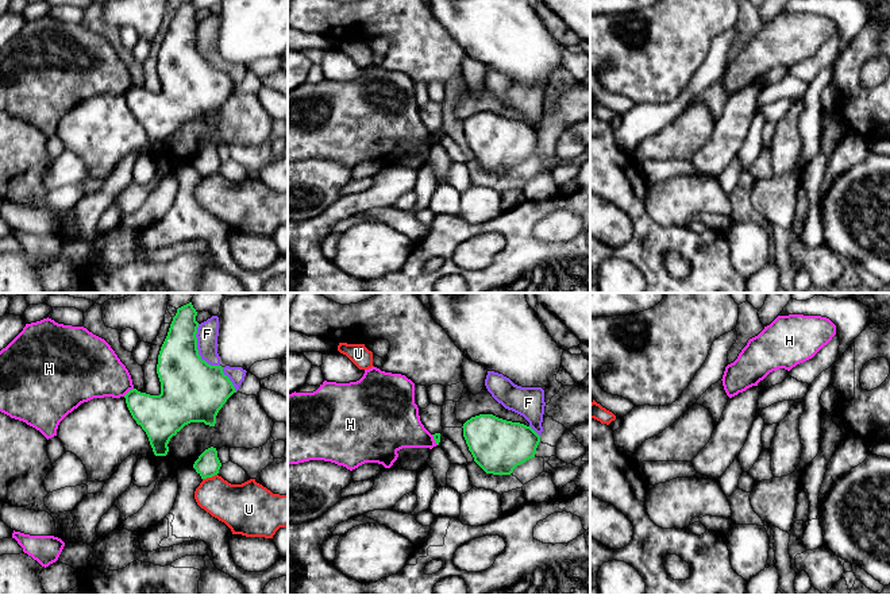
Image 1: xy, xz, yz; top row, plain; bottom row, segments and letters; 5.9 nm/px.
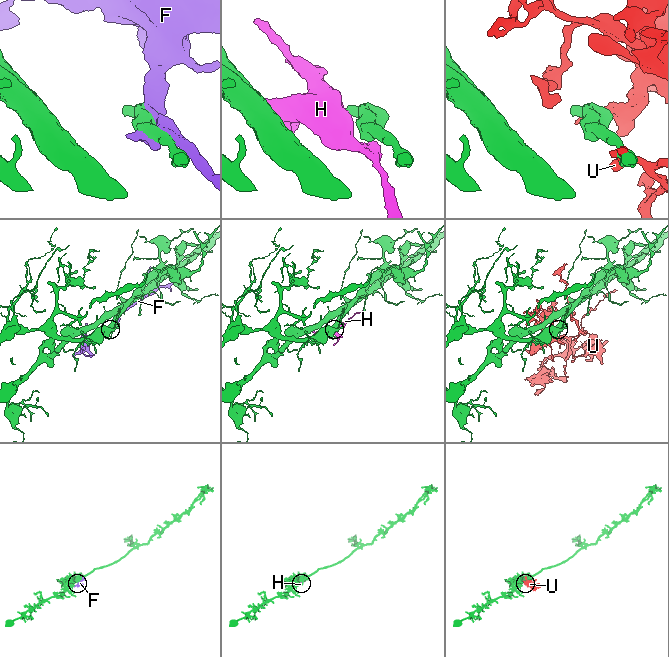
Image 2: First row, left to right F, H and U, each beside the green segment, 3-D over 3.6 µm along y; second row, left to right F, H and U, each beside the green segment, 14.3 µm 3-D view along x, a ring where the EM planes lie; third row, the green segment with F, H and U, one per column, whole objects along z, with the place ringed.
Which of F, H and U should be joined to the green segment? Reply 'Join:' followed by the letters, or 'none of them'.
Join: none of them

